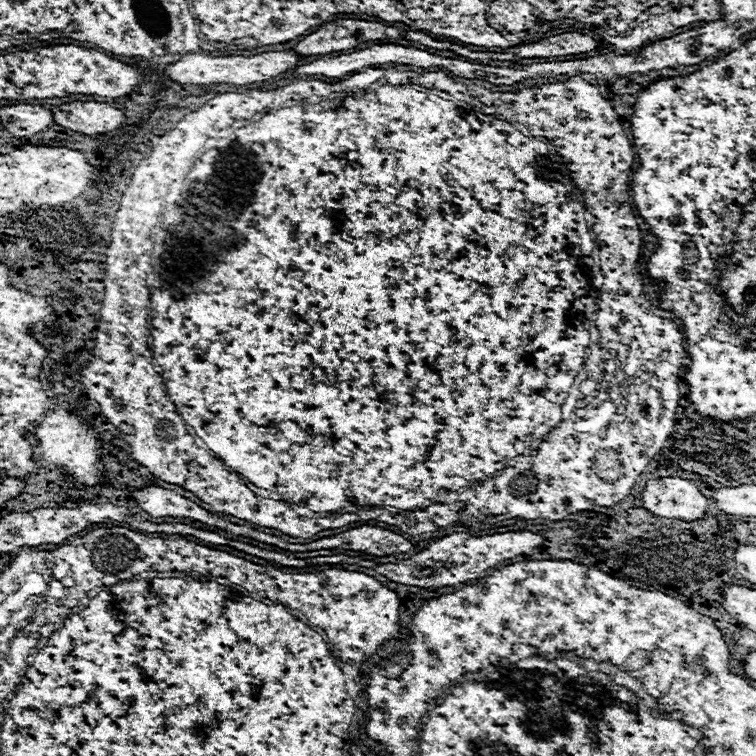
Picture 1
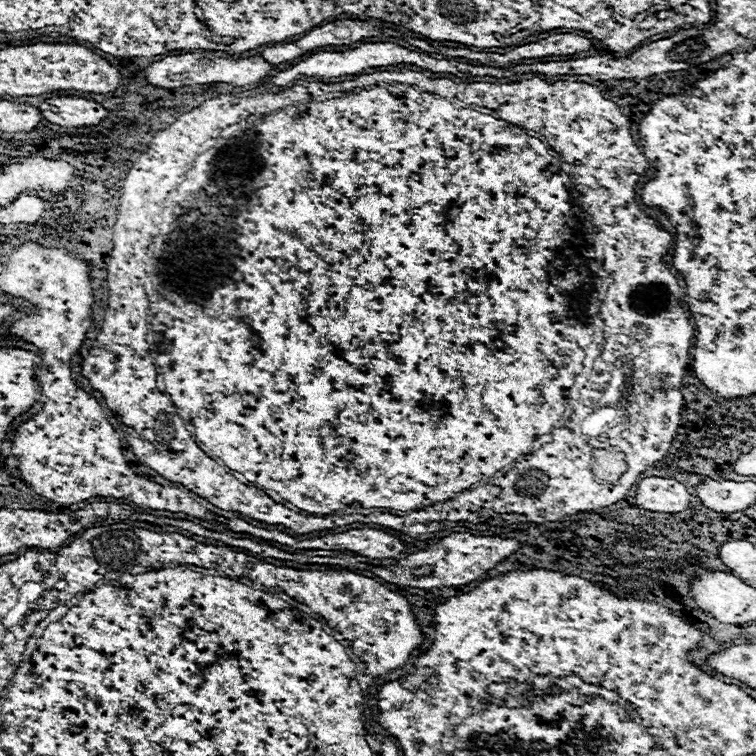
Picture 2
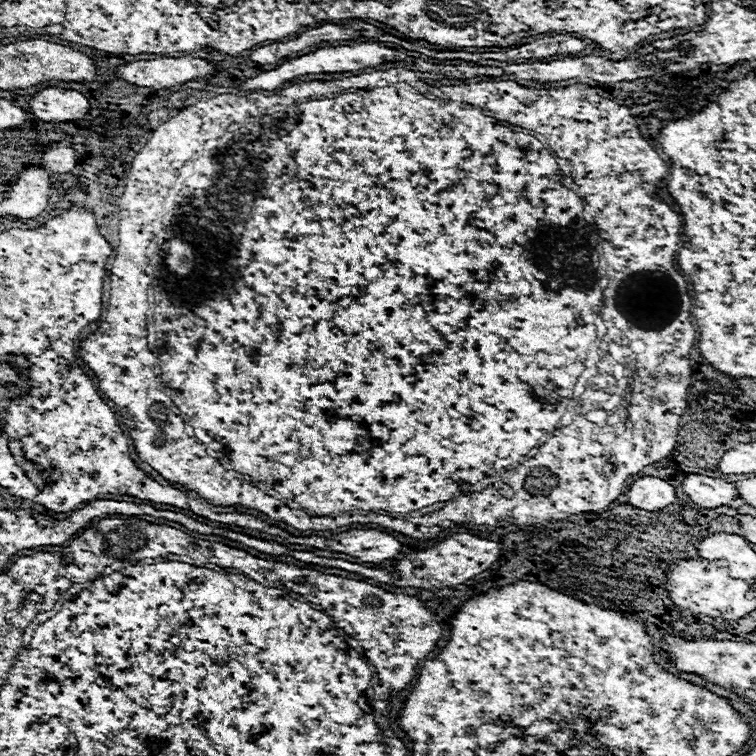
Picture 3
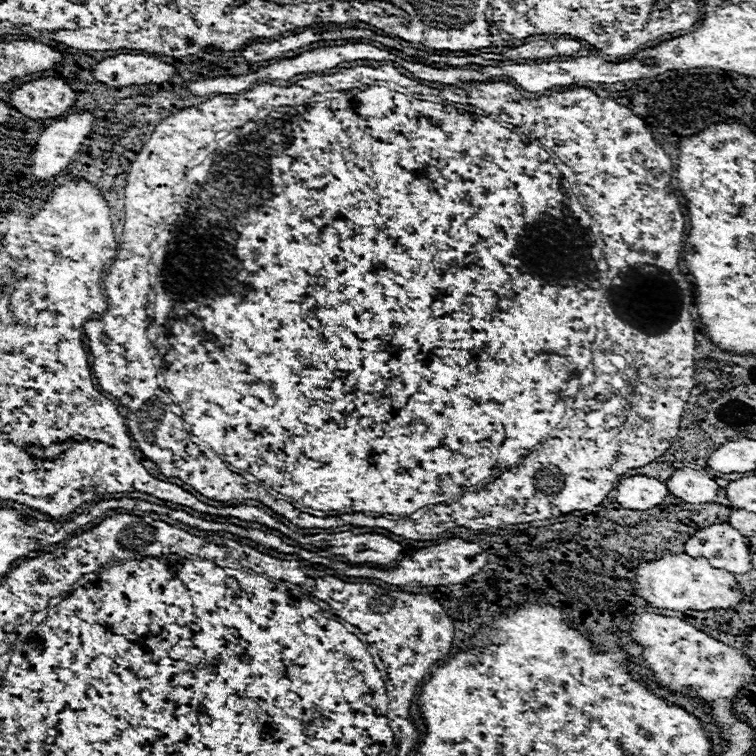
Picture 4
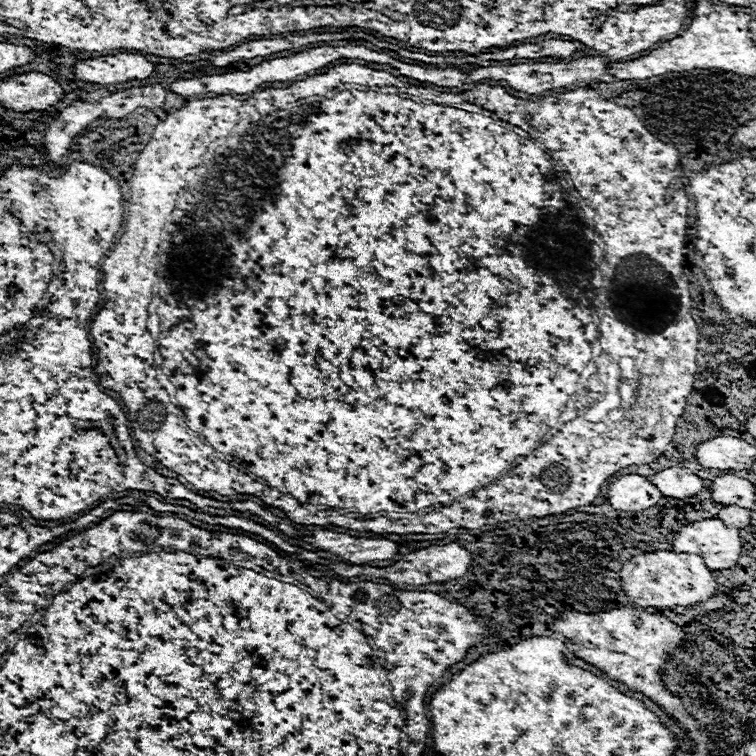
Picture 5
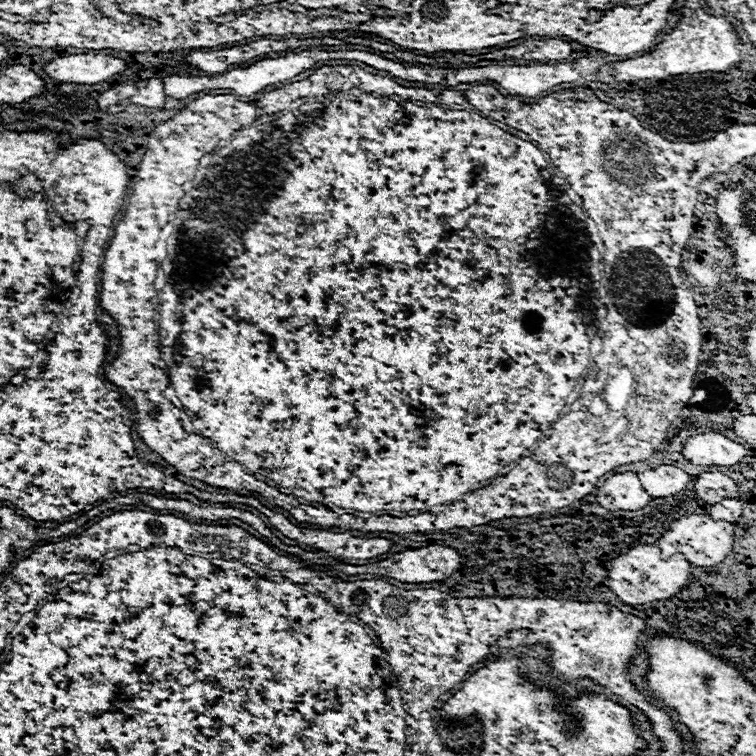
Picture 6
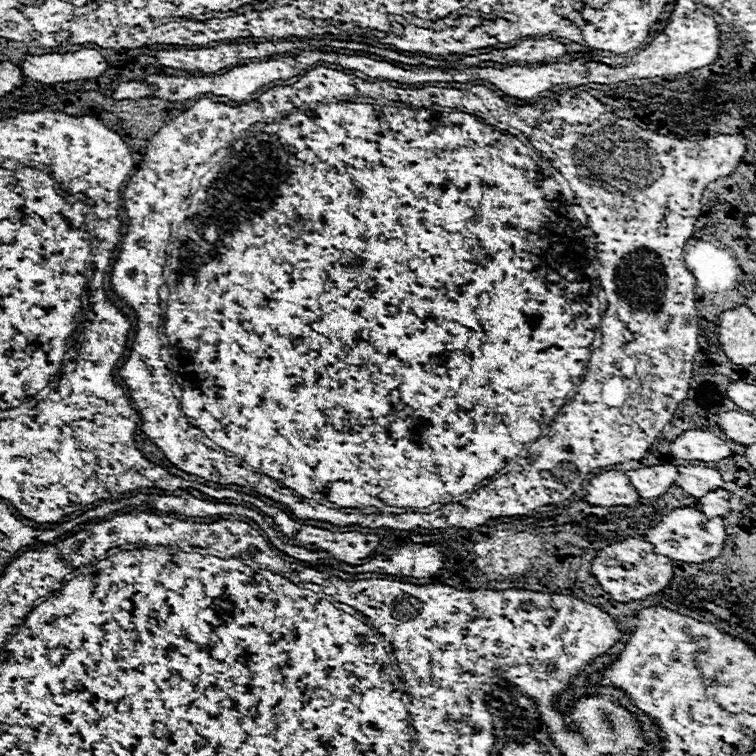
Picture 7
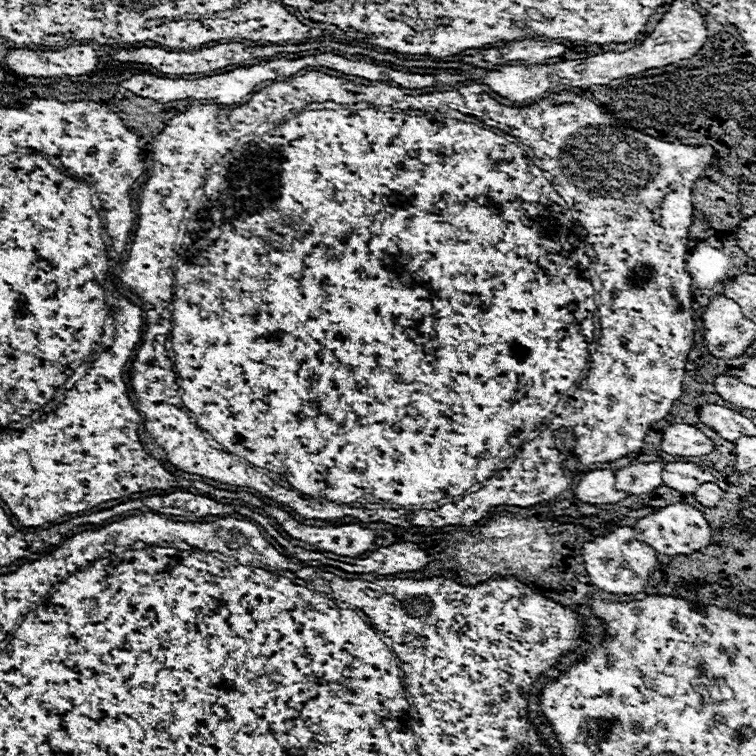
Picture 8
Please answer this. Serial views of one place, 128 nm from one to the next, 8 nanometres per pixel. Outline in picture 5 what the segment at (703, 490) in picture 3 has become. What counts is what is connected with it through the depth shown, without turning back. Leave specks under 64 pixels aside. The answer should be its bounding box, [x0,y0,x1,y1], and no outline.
[648,466,704,498]

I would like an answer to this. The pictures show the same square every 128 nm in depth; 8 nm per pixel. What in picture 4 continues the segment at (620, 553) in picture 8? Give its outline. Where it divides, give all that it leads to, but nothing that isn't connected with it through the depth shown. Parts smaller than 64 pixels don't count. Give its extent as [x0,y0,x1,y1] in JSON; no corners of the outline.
[636,554,740,610]

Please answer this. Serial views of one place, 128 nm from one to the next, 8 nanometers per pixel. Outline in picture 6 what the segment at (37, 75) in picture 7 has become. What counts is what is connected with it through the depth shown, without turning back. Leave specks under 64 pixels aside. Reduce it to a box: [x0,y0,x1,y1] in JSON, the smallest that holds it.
[42,54,126,84]

